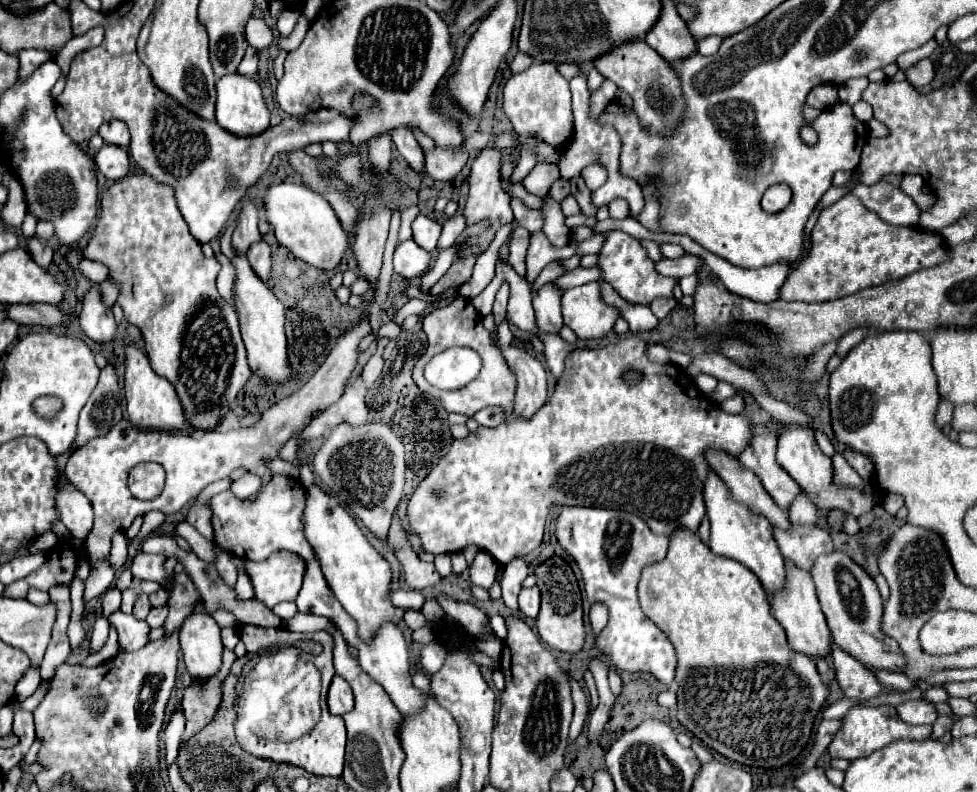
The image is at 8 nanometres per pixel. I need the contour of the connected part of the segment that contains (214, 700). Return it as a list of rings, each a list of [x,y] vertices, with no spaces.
[[[224,648],[222,655],[222,665],[217,674],[209,676],[207,680],[197,680],[191,678],[189,686],[185,688],[183,696],[183,706],[177,702],[173,712],[183,712],[185,708],[185,718],[187,718],[187,728],[183,732],[183,740],[191,738],[199,728],[211,722],[211,716],[215,714],[215,708],[219,706],[221,700],[221,680],[225,680],[231,664],[237,656],[231,650]]]

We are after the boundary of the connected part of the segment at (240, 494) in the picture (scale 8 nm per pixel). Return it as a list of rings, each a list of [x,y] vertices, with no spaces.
[[[247,474],[247,476],[243,476],[241,480],[237,480],[237,482],[233,482],[231,484],[231,492],[233,492],[233,496],[237,496],[237,498],[247,498],[247,496],[251,496],[257,488],[259,488],[259,484],[261,484],[261,480],[255,476],[255,474]]]

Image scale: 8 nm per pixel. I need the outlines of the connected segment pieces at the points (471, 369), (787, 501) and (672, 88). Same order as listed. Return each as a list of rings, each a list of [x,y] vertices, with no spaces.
[[[449,348],[439,352],[427,366],[425,376],[427,382],[443,388],[457,390],[467,382],[473,382],[481,370],[481,358],[471,348]]]
[[[755,424],[755,444],[751,444],[751,448],[739,456],[739,464],[761,480],[765,492],[779,508],[789,510],[801,490],[797,488],[795,480],[791,480],[791,476],[787,476],[787,472],[781,468],[775,452],[777,440],[767,436],[767,424]]]
[[[643,38],[625,40],[611,52],[597,56],[593,68],[597,68],[605,78],[613,80],[621,90],[625,90],[633,98],[635,112],[639,120],[643,120],[643,126],[653,128],[653,132],[667,132],[679,122],[683,114],[679,80],[675,80],[673,68],[669,68],[669,64],[651,46],[647,46]]]

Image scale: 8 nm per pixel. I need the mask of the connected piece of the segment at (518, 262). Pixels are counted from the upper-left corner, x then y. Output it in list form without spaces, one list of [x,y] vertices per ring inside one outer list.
[[[517,226],[513,231],[508,260],[520,276],[526,275],[525,256],[530,243],[530,233],[523,227]]]

